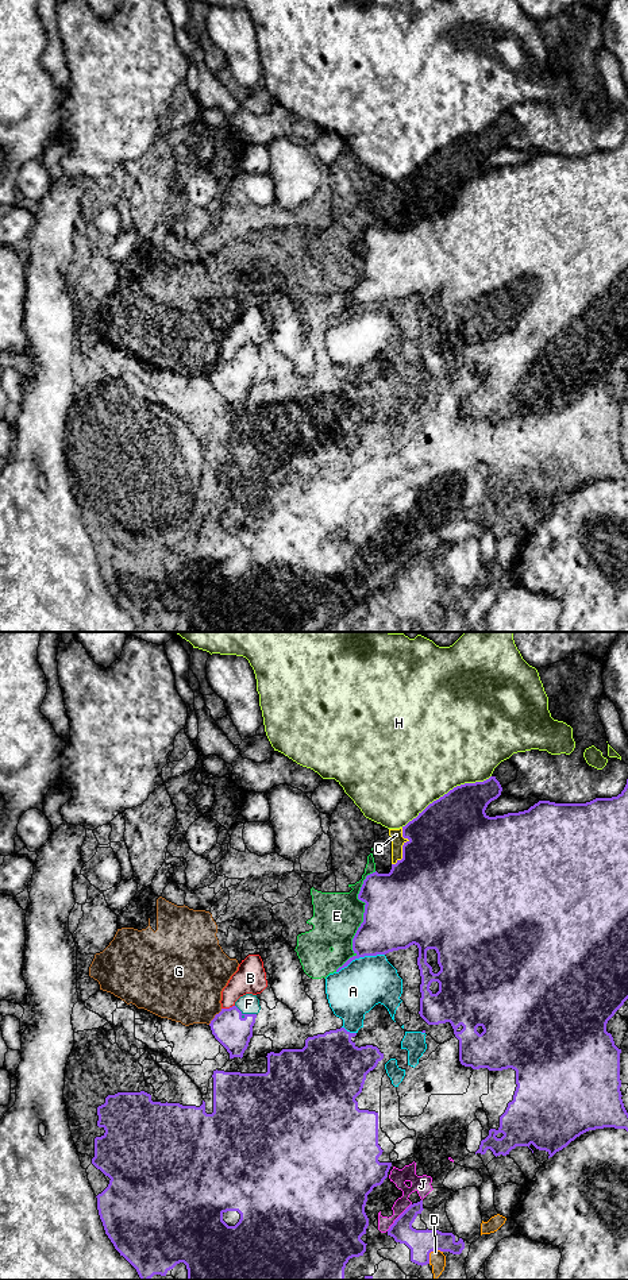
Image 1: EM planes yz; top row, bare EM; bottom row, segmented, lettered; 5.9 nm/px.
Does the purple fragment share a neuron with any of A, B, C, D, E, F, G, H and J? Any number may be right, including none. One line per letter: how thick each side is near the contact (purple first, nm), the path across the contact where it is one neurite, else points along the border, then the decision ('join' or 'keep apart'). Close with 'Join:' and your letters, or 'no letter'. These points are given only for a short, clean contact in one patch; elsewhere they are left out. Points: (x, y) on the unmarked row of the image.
A: calibres 300 and 300 nm; keep apart
B: calibres 200 and 190 nm; border yz (234, 357), (222, 361); keep apart
C: calibres 480 and 80 nm; keep apart
D: calibres 160 and 100 nm; keep apart
E: calibres 460 and 280 nm; keep apart
F: calibres 200 and 120 nm; way yz (230, 381), (246, 366), (249, 355); join
G: calibres 200 and 420 nm; keep apart
H: calibres 460 and 500 nm; keep apart
J: calibres 160 and 100 nm; keep apart
Join: F

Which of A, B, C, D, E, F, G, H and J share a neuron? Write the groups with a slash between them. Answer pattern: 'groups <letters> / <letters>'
groups A / B / C E G / D / F / H / J

